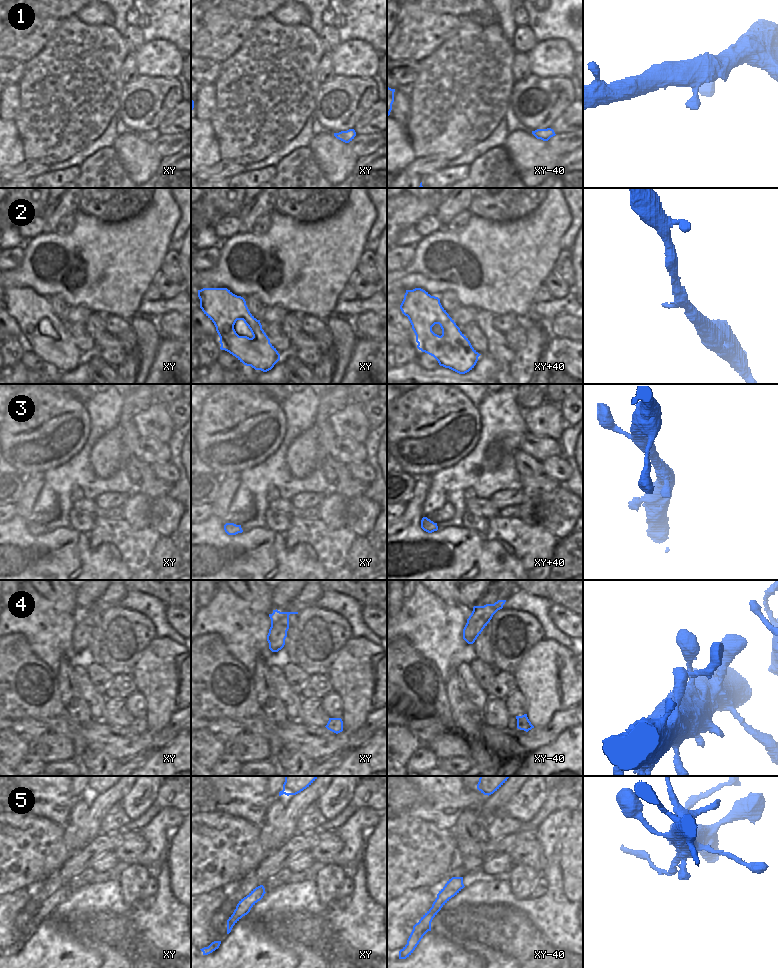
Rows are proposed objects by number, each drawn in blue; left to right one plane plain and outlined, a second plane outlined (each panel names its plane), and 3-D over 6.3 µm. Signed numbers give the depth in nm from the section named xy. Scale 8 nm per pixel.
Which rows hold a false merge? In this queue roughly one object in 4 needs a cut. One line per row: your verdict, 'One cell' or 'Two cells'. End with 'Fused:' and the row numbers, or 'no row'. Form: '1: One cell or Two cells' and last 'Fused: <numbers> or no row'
1: One cell
2: One cell
3: One cell
4: One cell
5: Two cells
Fused: 5.

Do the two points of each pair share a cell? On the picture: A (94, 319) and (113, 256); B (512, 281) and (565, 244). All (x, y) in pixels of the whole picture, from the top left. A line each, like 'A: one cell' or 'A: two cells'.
A: two cells
B: two cells

